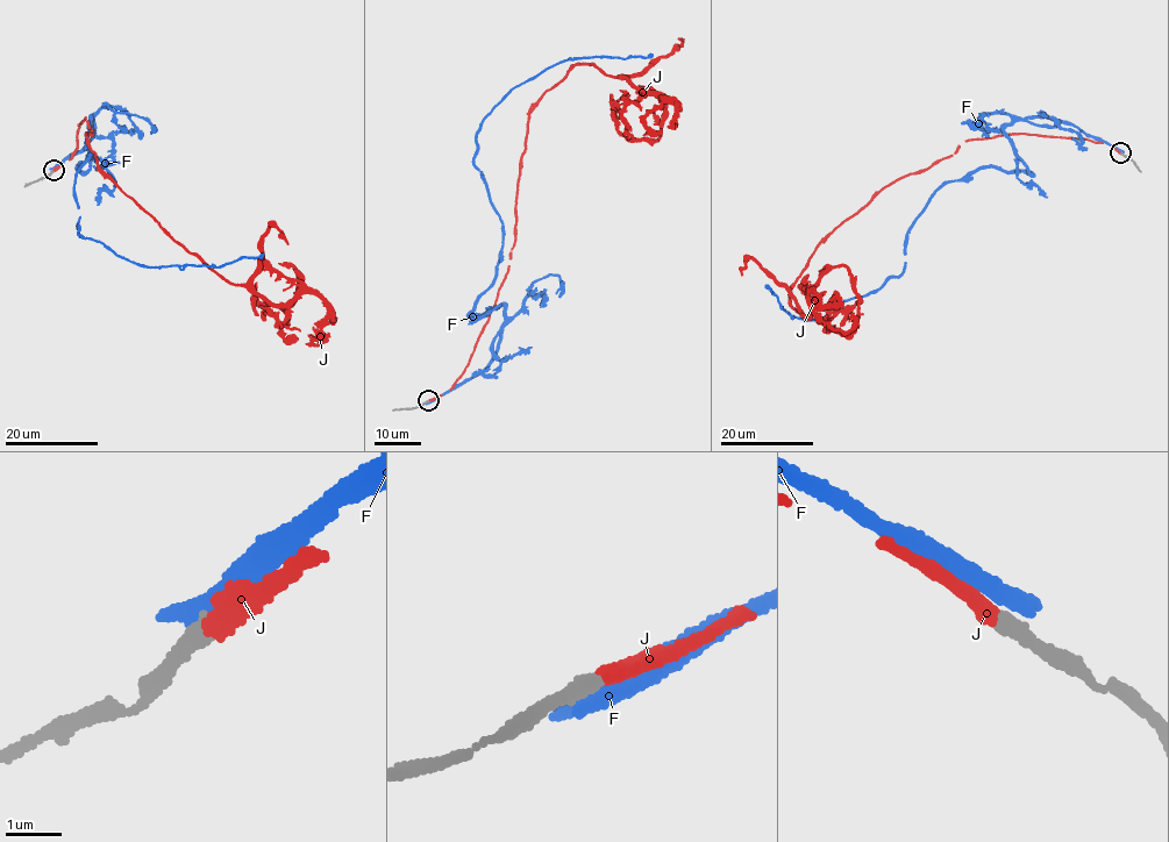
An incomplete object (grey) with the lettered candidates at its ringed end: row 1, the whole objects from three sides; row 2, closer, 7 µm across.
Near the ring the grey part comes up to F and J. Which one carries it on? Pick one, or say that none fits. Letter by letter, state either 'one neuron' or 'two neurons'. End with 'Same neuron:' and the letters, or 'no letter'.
F: two neurons
J: one neuron
Same neuron: J

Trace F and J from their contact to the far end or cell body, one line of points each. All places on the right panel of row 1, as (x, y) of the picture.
F: (1121, 152), (1014, 121), (1004, 135), (1031, 176), (943, 185), (900, 275), (815, 319), (765, 284)
J: (1120, 152), (967, 140), (891, 184), (788, 293), (808, 316), (808, 291), (843, 265), (861, 301), (825, 328)

